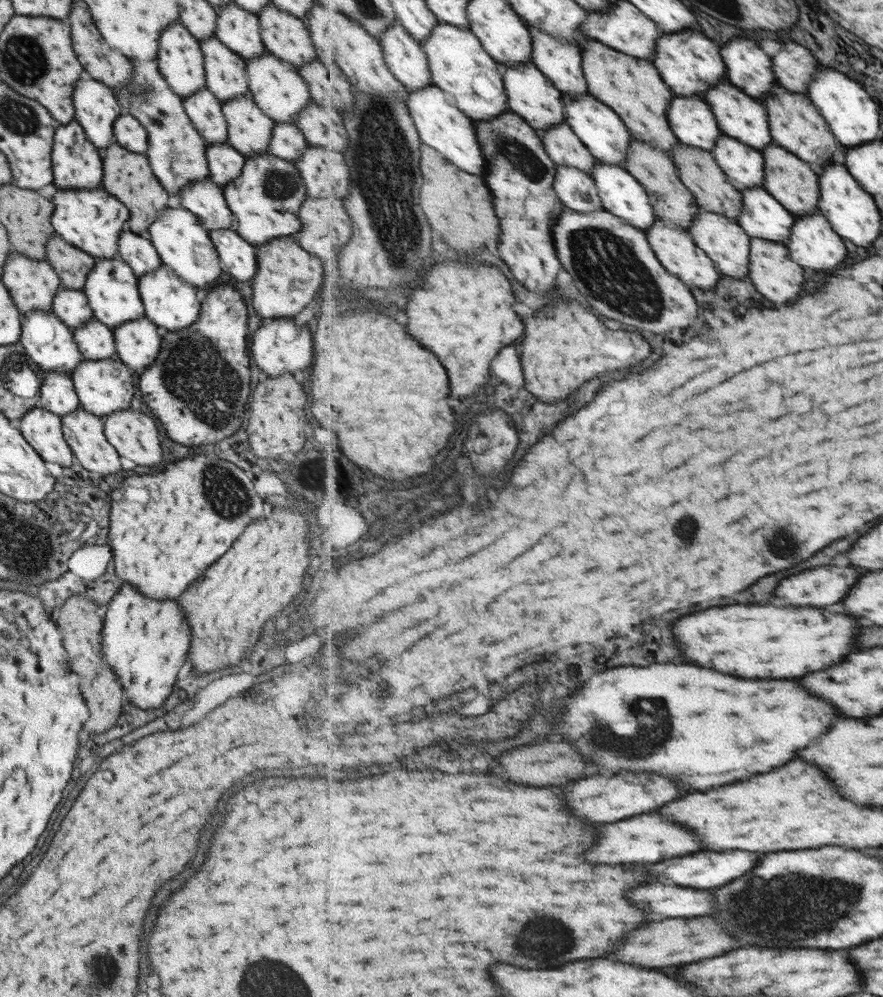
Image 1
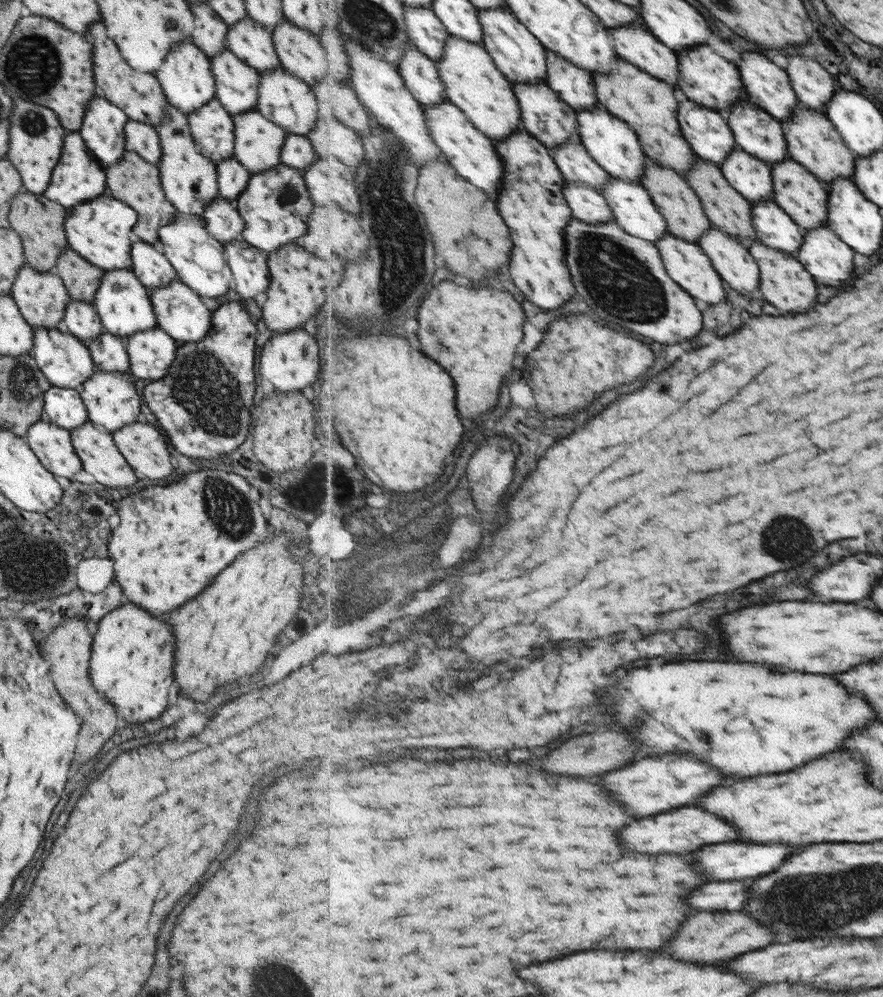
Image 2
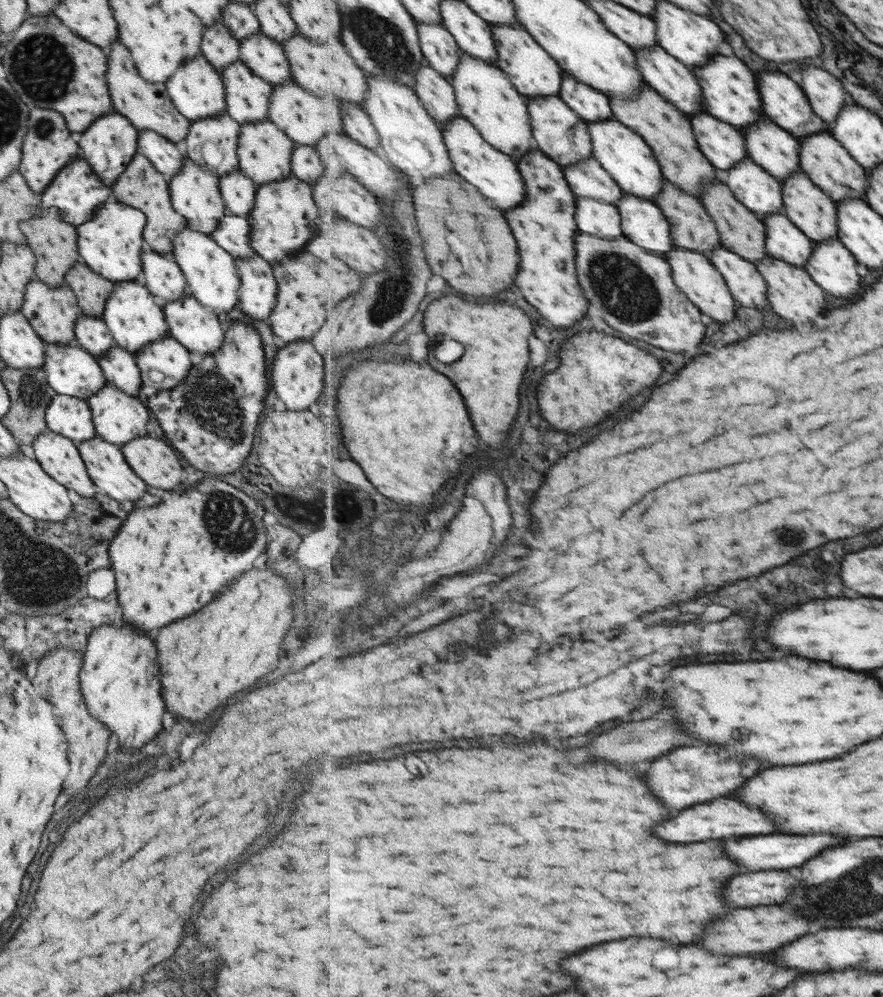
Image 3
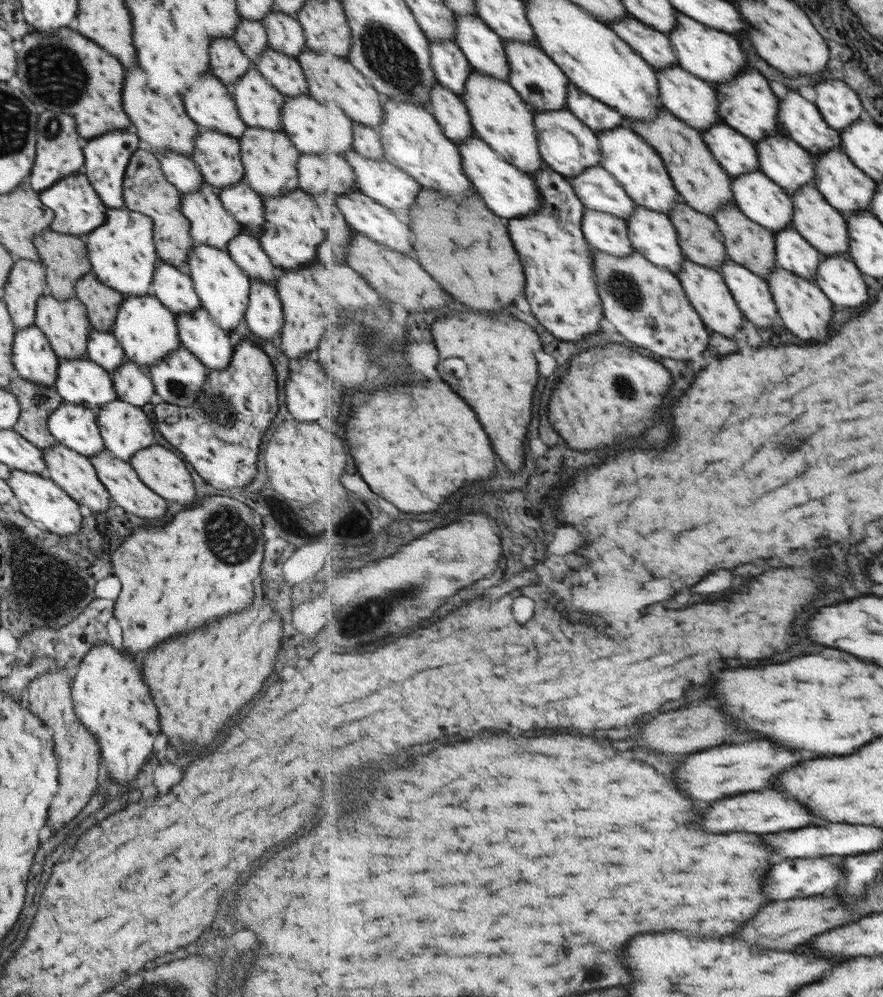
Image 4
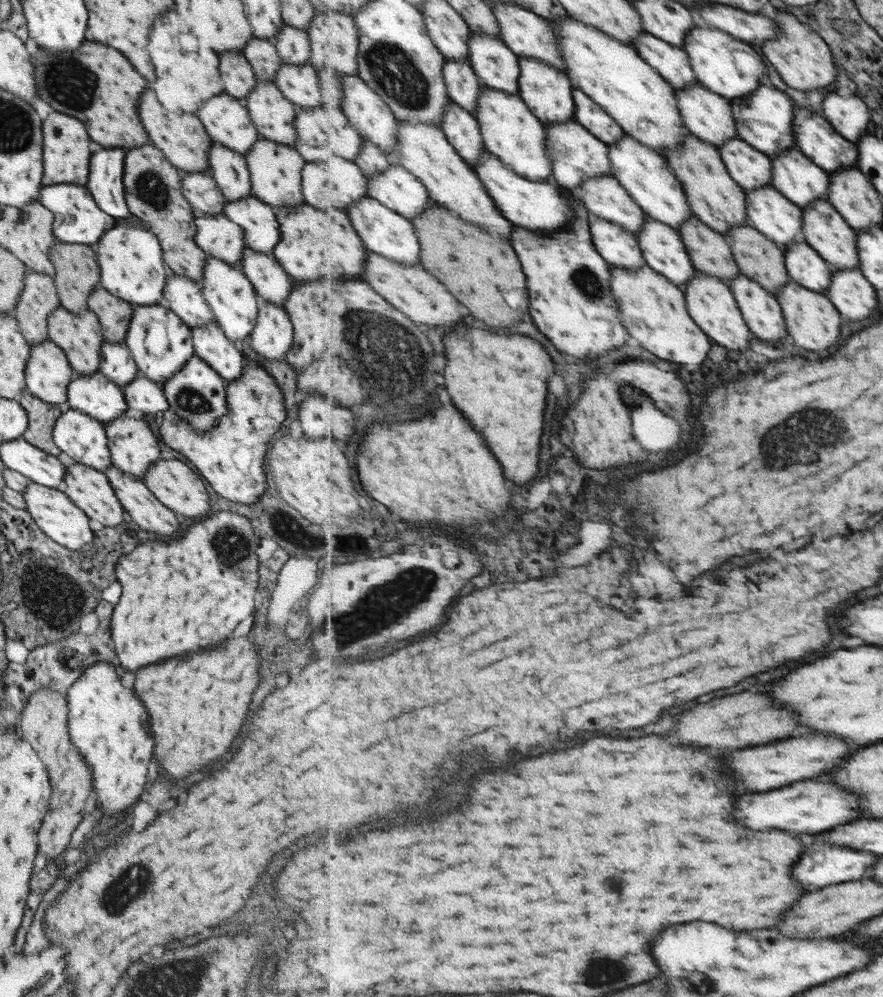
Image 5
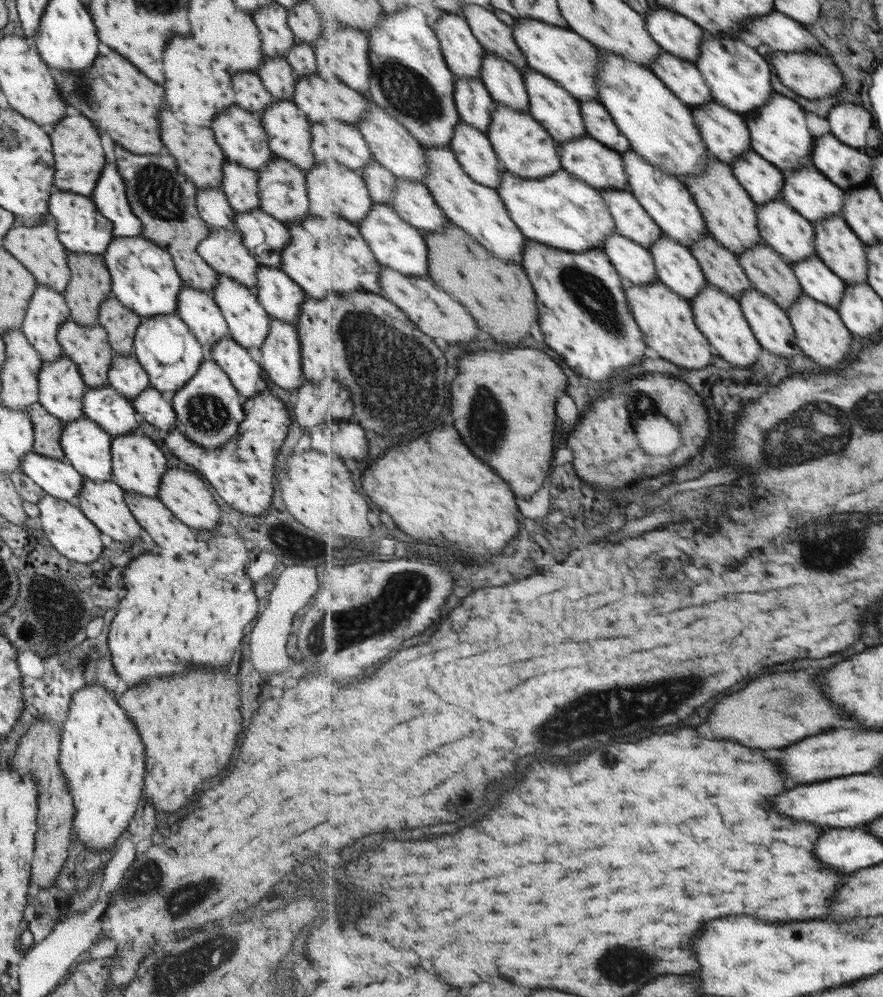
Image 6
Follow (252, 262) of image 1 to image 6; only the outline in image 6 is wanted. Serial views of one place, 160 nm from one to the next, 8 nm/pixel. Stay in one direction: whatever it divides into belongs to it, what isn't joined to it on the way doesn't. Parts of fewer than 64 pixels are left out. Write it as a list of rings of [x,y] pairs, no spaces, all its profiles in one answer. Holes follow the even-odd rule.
[[[270,318],[267,334],[259,347],[260,368],[283,390],[294,392],[304,380],[300,374],[299,349],[293,325]]]

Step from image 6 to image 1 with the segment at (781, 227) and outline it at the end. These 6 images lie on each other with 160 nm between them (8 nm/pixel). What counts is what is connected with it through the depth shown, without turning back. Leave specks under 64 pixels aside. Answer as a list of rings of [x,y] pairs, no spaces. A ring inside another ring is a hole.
[[[723,133],[717,143],[717,148],[712,154],[716,157],[720,167],[732,178],[736,187],[743,191],[753,187],[763,187],[765,184],[765,159],[761,151],[747,146],[744,142]]]

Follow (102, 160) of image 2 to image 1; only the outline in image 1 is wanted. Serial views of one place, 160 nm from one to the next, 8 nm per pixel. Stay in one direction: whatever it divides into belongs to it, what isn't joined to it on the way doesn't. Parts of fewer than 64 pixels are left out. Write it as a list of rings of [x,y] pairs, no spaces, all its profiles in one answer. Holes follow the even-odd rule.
[[[84,76],[75,82],[71,93],[71,102],[74,106],[73,120],[79,123],[87,140],[93,142],[93,146],[101,150],[115,143],[112,124],[117,115],[123,112],[123,109],[118,105],[116,97],[107,86]]]

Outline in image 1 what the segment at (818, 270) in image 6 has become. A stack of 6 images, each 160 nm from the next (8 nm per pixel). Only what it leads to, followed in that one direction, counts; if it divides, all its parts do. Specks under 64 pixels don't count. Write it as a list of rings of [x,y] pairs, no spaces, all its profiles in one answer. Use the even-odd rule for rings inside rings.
[[[764,187],[744,189],[742,195],[744,209],[737,220],[749,236],[775,242],[790,240],[797,216]]]

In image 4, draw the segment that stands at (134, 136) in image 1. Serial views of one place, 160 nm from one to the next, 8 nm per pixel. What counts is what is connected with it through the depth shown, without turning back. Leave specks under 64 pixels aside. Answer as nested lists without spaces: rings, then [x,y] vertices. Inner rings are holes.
[[[171,151],[156,156],[165,180],[180,194],[196,191],[200,187],[203,182],[201,173],[189,157]]]

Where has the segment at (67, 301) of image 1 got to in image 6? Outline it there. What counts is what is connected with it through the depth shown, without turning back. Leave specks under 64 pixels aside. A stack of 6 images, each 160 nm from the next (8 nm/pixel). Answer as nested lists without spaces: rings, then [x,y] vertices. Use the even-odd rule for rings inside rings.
[[[114,354],[106,372],[106,384],[131,401],[149,387],[146,372],[134,357]]]

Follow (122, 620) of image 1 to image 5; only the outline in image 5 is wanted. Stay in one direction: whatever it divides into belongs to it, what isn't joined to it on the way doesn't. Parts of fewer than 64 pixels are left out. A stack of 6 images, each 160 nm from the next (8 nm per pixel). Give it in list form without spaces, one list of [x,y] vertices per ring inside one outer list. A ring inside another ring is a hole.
[[[96,662],[88,666],[65,692],[68,733],[79,754],[92,770],[97,804],[105,814],[121,814],[143,790],[147,760],[153,752],[149,714],[135,698],[134,690],[121,685],[119,670],[112,664]]]

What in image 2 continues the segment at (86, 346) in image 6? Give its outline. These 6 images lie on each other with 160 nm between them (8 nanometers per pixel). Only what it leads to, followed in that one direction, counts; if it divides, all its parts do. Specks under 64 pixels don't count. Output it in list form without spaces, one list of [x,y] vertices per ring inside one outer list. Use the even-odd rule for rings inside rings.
[[[26,264],[17,269],[9,295],[14,299],[25,322],[32,328],[62,328],[61,320],[65,305],[72,300],[54,271],[36,271]]]

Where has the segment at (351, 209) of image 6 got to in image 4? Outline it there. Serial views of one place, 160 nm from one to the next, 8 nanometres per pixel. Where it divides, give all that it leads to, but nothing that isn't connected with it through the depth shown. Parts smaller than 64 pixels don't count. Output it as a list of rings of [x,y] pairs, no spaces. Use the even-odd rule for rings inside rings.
[[[299,154],[296,160],[298,188],[313,196],[339,196],[359,190],[353,166],[342,155]]]

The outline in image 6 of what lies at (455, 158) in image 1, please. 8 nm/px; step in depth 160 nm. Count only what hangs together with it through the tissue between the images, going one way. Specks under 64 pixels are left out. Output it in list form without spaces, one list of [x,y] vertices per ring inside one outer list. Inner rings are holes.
[[[563,168],[543,180],[517,176],[503,169],[498,191],[524,235],[553,248],[577,254],[595,247],[604,250],[605,239],[616,231],[616,222],[601,190],[575,178]]]

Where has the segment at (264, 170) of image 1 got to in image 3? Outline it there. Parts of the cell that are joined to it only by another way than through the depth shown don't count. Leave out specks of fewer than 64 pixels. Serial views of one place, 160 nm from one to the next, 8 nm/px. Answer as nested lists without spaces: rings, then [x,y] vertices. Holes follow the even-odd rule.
[[[289,176],[260,184],[255,189],[253,206],[246,218],[250,228],[248,234],[250,247],[270,264],[283,260],[289,254],[295,254],[297,250],[301,250],[305,242],[311,244],[311,248],[303,246],[303,250],[311,252],[313,244],[317,244],[319,238],[316,224],[323,218],[317,210],[316,203],[313,202],[311,185],[305,181]]]

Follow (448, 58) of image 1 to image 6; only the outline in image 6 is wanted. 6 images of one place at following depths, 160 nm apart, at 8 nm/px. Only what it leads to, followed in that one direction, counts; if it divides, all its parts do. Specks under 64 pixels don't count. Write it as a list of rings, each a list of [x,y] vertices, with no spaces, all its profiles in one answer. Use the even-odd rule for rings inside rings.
[[[496,103],[488,137],[503,169],[525,178],[543,178],[562,169],[559,146],[554,136],[530,113],[503,103]]]

